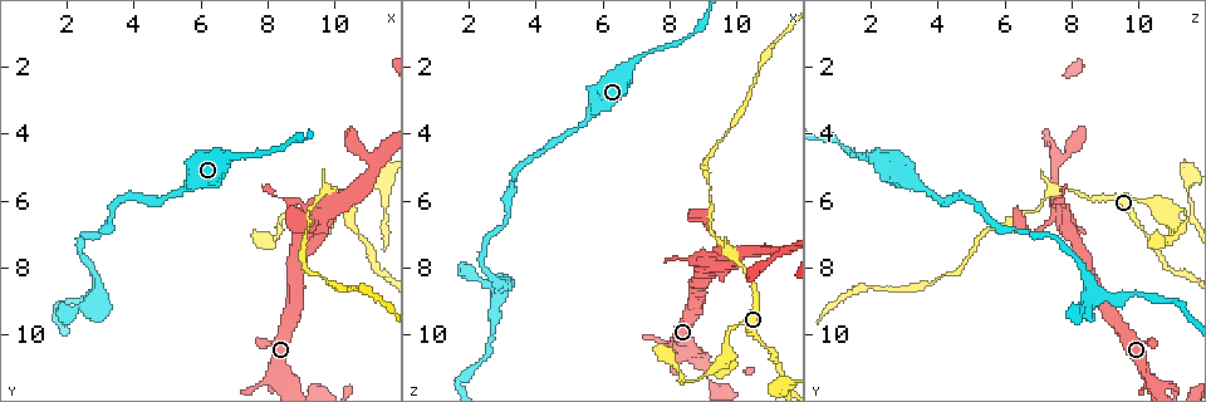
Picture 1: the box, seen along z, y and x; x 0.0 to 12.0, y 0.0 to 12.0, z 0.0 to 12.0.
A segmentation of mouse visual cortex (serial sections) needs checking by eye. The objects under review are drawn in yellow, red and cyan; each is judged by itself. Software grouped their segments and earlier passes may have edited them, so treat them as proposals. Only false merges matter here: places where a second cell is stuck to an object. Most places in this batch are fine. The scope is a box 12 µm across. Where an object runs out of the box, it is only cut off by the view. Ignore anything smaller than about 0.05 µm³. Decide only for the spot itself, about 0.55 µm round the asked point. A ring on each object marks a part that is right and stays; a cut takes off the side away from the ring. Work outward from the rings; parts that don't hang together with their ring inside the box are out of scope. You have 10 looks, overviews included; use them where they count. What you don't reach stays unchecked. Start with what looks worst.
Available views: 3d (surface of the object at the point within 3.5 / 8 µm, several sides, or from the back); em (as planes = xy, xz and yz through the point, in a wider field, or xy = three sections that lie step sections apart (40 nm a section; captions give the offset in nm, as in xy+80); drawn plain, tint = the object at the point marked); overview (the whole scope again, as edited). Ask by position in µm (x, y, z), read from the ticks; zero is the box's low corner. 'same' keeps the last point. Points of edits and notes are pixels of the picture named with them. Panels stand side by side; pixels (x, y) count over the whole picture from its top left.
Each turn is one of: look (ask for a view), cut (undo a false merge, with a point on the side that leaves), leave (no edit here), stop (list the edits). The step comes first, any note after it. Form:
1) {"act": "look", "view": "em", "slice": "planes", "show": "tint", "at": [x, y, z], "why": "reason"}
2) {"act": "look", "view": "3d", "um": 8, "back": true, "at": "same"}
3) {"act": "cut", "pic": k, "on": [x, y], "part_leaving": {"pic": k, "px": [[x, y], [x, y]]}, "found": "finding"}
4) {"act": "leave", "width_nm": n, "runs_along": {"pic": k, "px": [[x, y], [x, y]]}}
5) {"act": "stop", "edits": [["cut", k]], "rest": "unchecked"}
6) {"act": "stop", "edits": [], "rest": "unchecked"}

{"act": "look", "view": "em", "slice": "xy", "step": 5, "show": "tint", "at": [9.5, 6.0, 7.1], "why": "sudden change in width"}

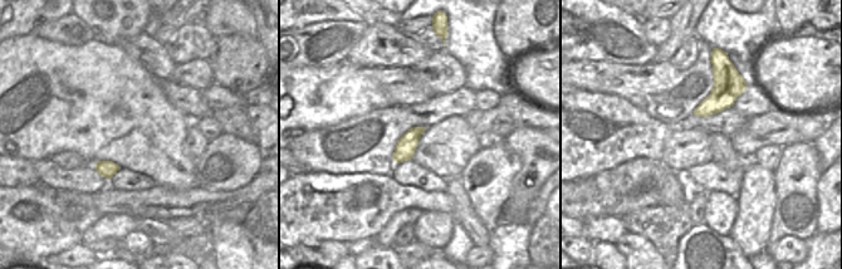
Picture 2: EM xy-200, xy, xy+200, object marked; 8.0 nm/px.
{"act": "look", "view": "3d", "um": 3.5, "at": "same", "why": "wider look"}

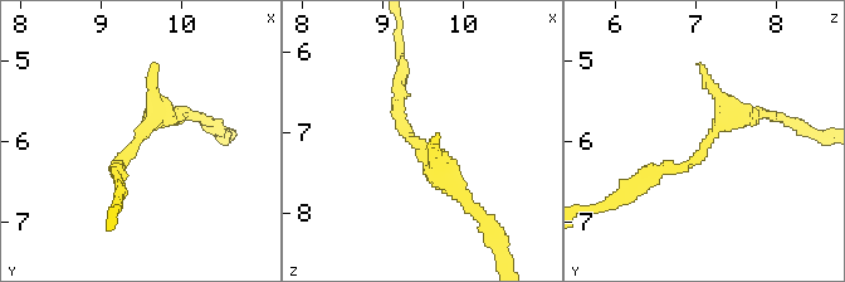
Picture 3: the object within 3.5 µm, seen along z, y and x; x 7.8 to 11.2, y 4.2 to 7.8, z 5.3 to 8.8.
{"act": "leave", "arm_widths_nm": [150, 250], "found": "one cell here"}

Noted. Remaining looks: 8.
{"act": "look", "view": "3d", "um": 8, "at": [2.9, 8.8, 8.7], "why": "sharp bend"}

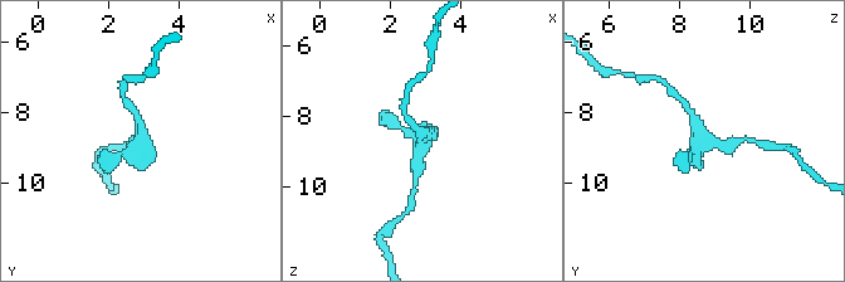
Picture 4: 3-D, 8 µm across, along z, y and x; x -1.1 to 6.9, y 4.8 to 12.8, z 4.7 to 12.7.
{"act": "look", "view": "em", "slice": "xy", "step": 5, "show": "tint", "at": [2.8, 8.9, 8.7]}

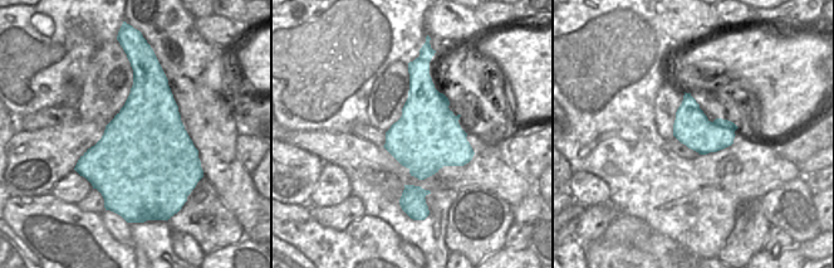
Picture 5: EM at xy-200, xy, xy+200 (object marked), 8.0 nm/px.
{"act": "leave", "runs_along": {"pic": 4, "px": [[689, 111], [703, 144], [736, 142]]}, "found": "one cell here"}

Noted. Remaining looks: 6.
{"act": "look", "view": "3d", "um": 3.5, "at": [11.0, 5.0, 7.5], "why": "side arm on a straight run"}

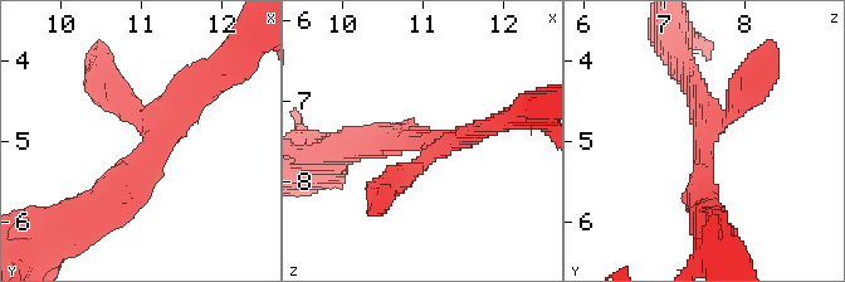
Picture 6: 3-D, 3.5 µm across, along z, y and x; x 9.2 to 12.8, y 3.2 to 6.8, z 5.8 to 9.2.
{"act": "look", "view": "em", "slice": "xy", "step": 5, "show": "tint", "at": [11.15, 5.05, 7.50], "arms": 3, "arm_widths_nm": [300, 300, 350], "why": "shape alone is not enough"}

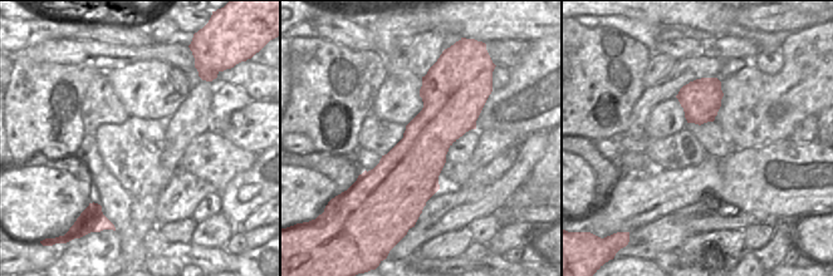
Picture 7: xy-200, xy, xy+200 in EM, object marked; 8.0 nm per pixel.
{"act": "leave", "found": "continuous, no second cell"}

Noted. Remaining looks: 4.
{"act": "look", "view": "em", "slice": "xy", "step": 3, "show": "tint", "at": [9.6, 6.5, 10.8], "why": "calibre changes"}

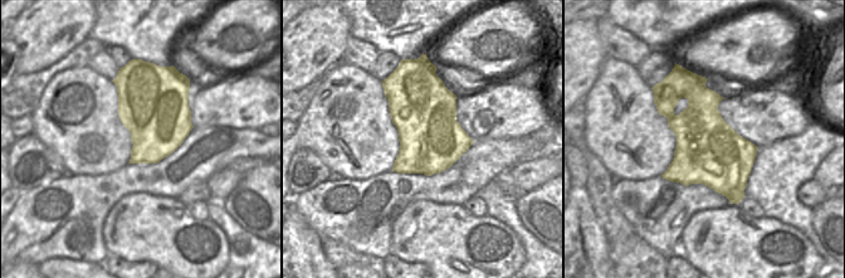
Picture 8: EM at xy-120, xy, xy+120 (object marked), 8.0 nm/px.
{"act": "look", "view": "3d", "um": 3.5, "at": "same"}

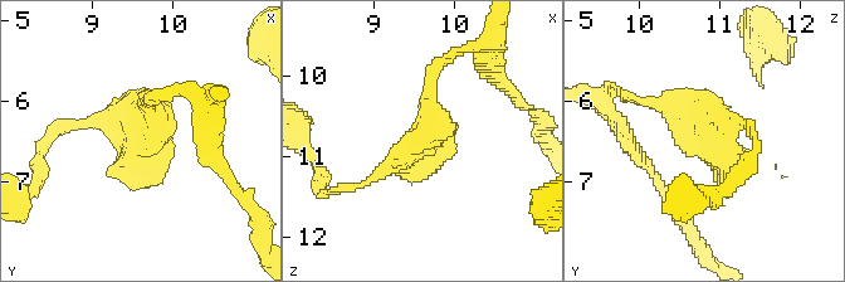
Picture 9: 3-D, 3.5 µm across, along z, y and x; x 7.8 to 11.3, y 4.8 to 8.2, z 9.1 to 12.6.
{"act": "leave", "runs_along": {"pic": 9, "px": [[435, 74], [428, 139], [355, 188]]}, "found": "all the same cell"}

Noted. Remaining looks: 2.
{"act": "stop", "edits": [], "rest": "unchecked"}

